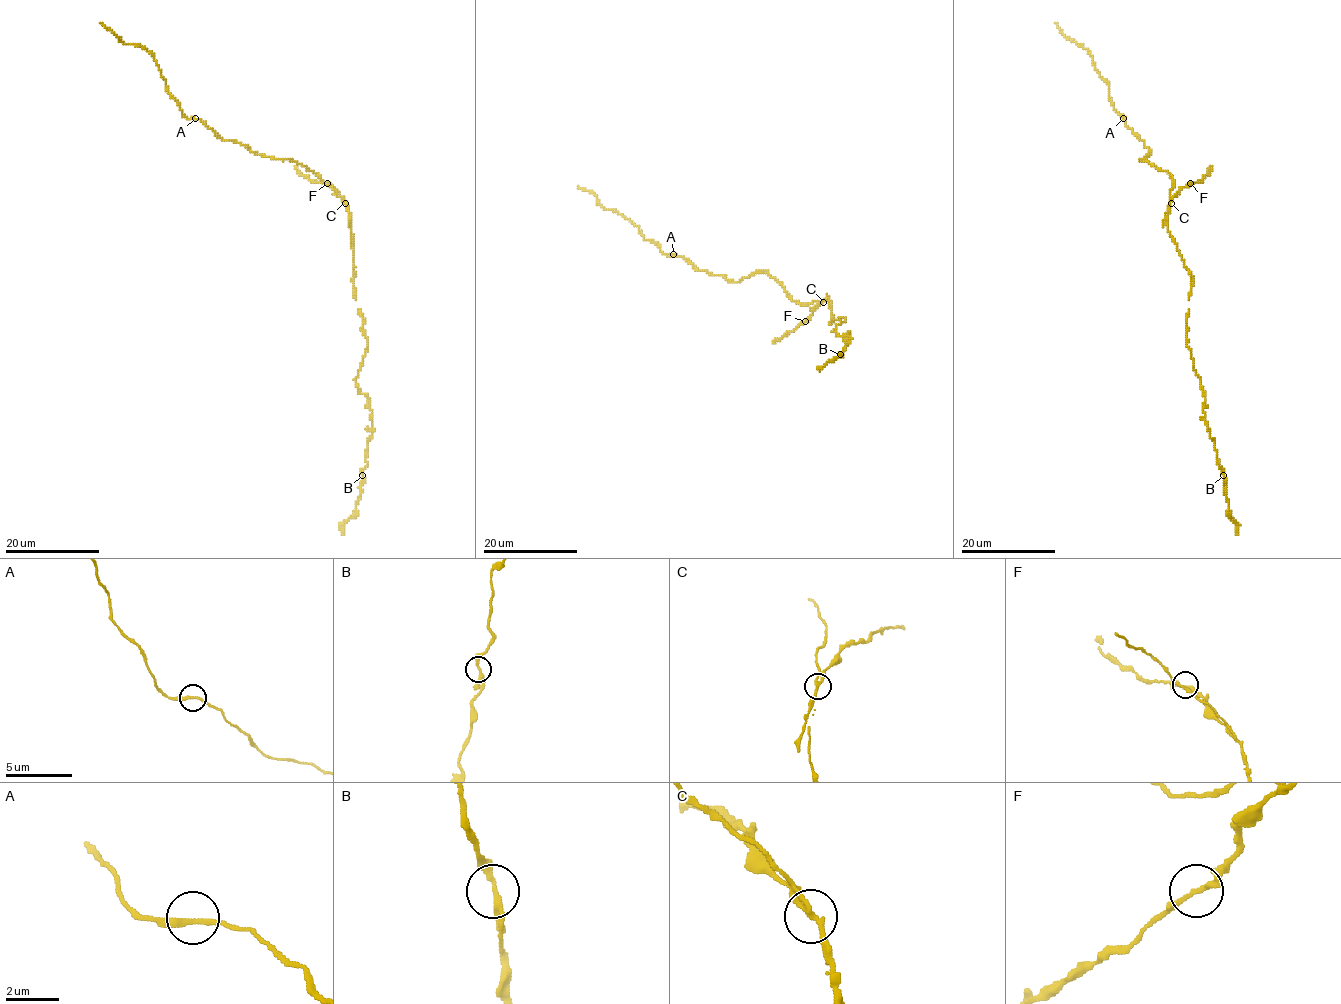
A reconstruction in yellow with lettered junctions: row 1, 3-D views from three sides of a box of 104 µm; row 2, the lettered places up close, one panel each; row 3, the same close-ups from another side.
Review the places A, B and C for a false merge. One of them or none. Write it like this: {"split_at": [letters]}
{"split_at": ["C"]}

